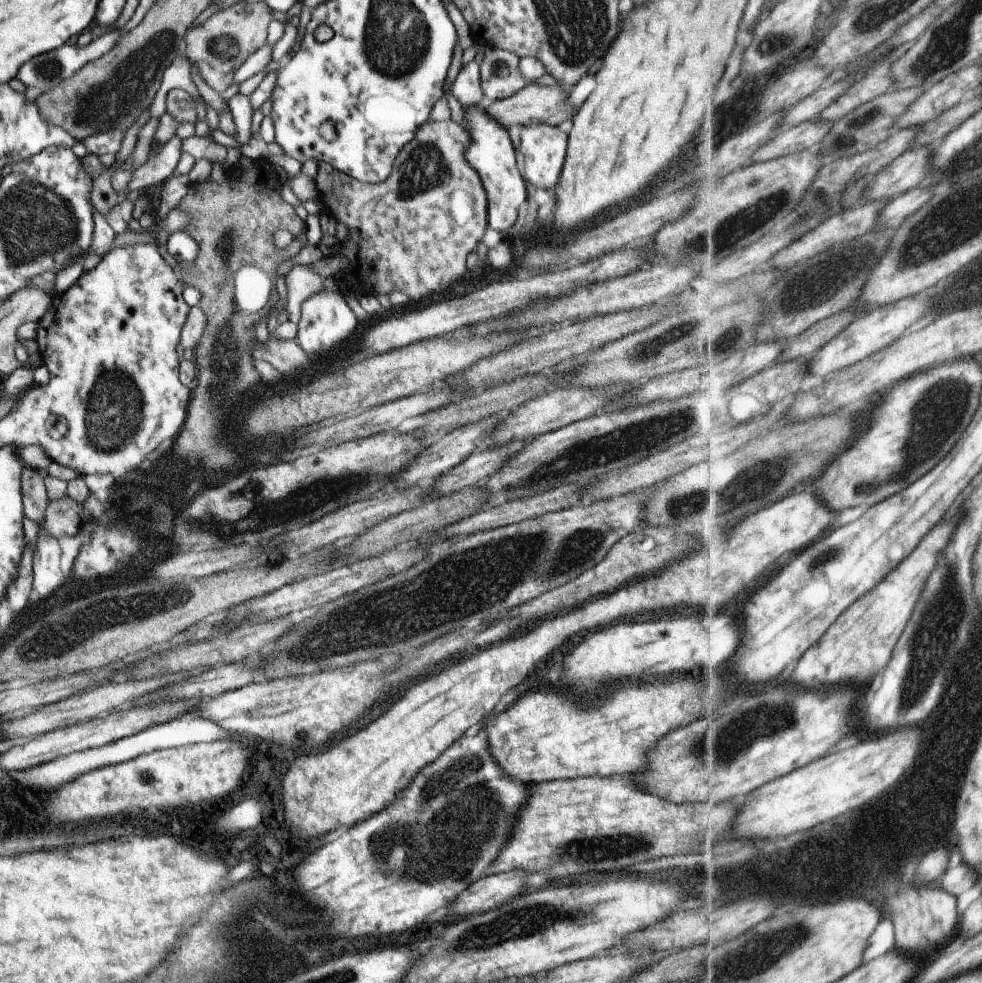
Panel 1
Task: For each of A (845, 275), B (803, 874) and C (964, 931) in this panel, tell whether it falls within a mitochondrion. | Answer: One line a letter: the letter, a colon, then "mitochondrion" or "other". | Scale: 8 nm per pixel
A: mitochondrion
B: other
C: other

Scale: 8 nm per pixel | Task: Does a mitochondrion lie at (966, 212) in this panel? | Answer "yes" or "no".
yes

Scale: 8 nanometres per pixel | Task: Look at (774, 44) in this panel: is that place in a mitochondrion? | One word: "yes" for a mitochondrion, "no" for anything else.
no

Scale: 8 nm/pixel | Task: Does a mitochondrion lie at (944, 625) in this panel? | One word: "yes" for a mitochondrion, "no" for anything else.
yes

